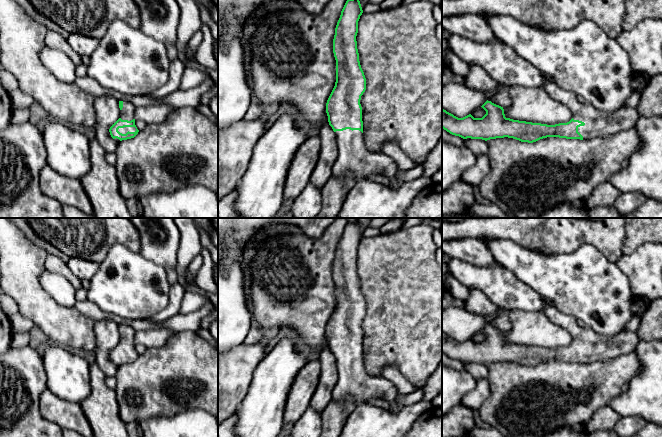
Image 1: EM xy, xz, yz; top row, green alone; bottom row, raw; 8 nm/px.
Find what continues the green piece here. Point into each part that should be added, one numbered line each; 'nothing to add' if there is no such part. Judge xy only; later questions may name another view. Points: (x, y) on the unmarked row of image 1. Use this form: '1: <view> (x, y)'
1: xy (124, 354)

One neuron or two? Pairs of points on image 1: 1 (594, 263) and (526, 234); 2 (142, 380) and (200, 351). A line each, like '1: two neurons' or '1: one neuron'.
1: two neurons
2: one neuron

